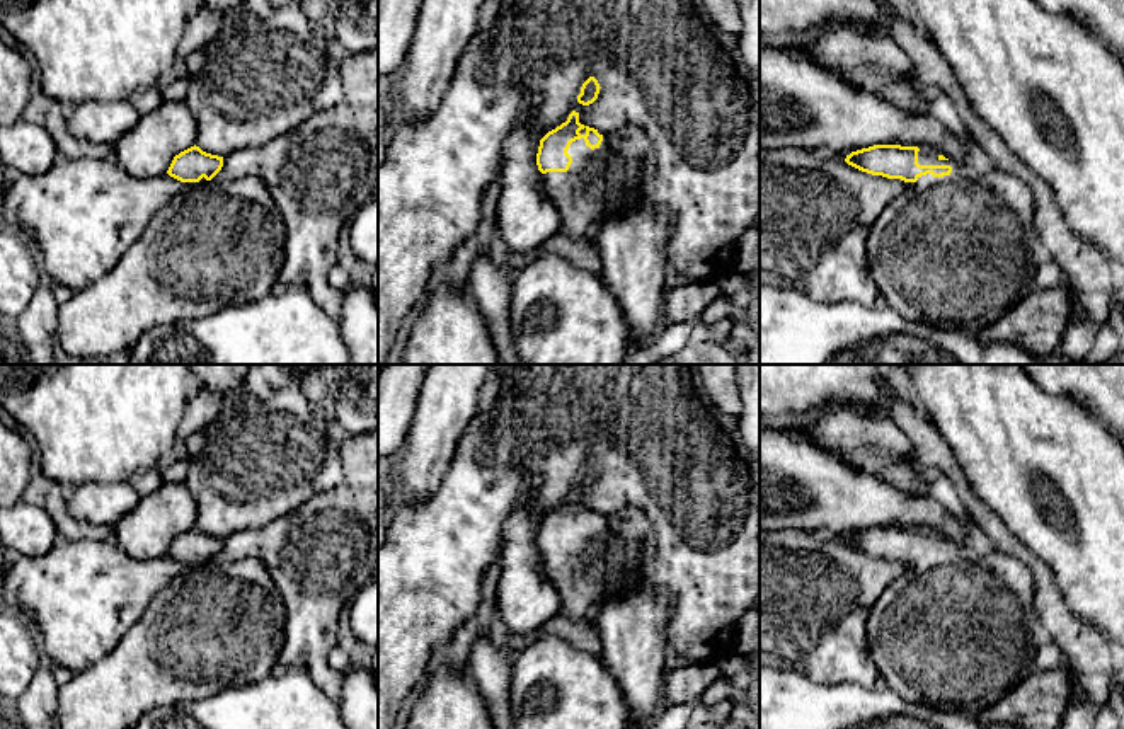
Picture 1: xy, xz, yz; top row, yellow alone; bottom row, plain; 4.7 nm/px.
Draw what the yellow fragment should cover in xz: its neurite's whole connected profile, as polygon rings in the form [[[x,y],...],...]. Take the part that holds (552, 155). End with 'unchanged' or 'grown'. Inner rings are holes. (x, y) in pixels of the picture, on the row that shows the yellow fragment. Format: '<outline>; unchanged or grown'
[[[572,111],[540,140],[536,165],[562,228],[576,240],[594,242],[603,218],[645,201],[642,187],[651,157],[652,145],[642,129],[625,126],[603,135],[581,124]]]; grown

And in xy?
[[[196,145],[174,157],[167,174],[199,186],[162,206],[111,273],[58,305],[56,341],[66,354],[121,354],[155,327],[255,301],[278,288],[286,244],[279,210],[257,177],[211,184],[221,167],[223,157]]]; grown

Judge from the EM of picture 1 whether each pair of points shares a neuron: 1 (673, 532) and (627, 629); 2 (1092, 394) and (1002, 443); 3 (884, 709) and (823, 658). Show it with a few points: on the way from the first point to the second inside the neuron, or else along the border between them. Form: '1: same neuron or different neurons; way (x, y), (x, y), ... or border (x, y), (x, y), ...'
1: different neurons; border (646, 579), (671, 596), (670, 617)
2: different neurons; border (1039, 385), (1051, 394), (1070, 396), (1106, 428)
3: different neurons; border (814, 680), (874, 687)

